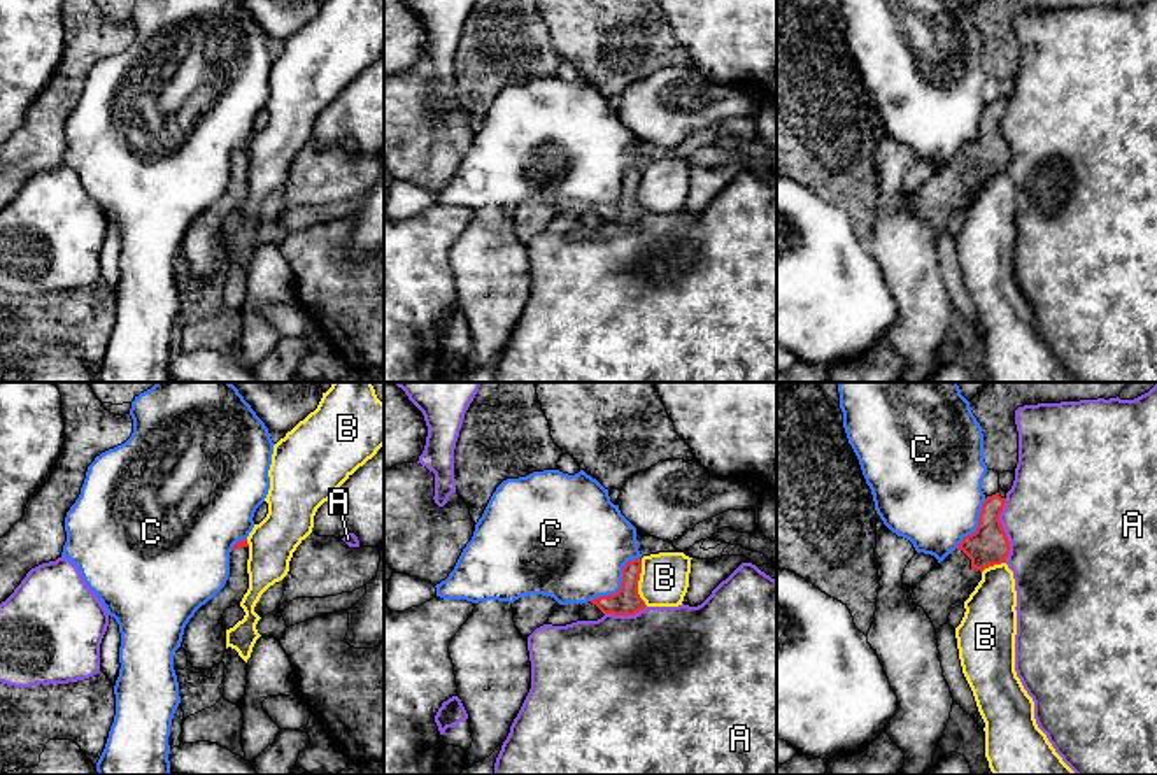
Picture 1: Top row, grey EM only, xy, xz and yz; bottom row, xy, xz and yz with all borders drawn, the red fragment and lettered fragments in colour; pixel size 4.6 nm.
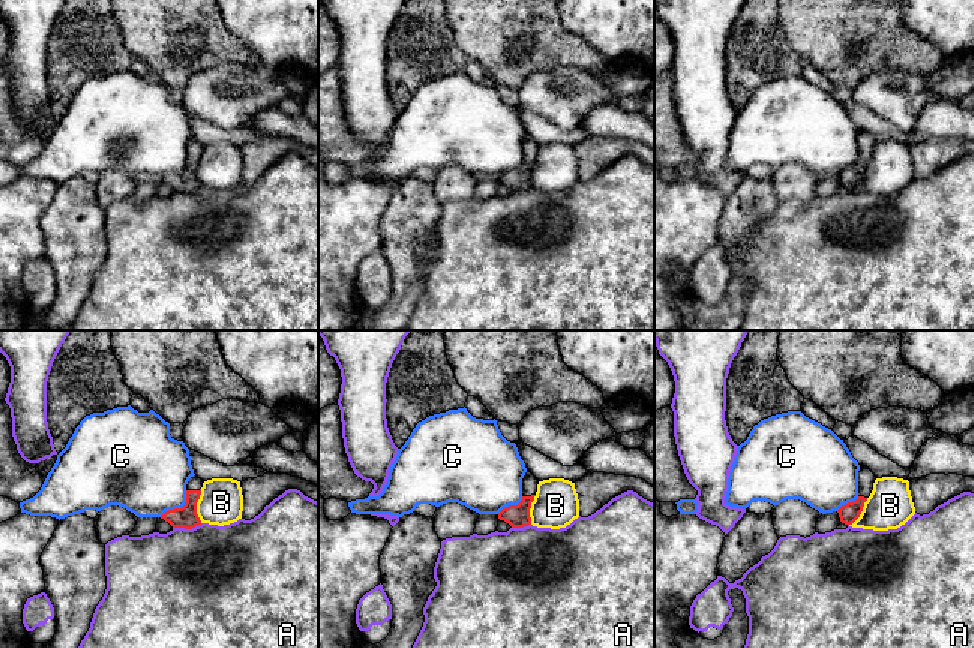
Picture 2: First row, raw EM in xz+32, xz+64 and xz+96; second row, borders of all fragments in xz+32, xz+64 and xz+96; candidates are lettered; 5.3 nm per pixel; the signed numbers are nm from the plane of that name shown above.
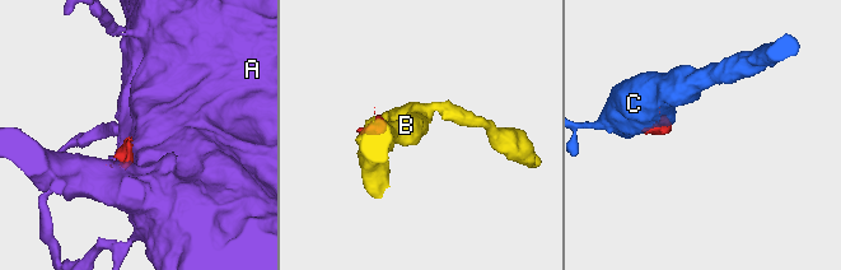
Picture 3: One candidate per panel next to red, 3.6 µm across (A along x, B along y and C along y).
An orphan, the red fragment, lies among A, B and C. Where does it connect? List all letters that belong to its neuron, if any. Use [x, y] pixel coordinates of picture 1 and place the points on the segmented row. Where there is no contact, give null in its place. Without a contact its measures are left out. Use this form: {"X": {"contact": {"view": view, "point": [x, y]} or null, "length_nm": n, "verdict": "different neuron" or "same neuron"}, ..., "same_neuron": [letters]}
{"A": {"contact": {"view": "yz", "point": [1003, 530]}, "length_nm": 300, "verdict": "different neuron"}, "B": {"contact": {"view": "xz", "point": [637, 583]}, "length_nm": 220, "verdict": "different neuron"}, "C": {"contact": {"view": "xz", "point": [621, 584]}, "length_nm": 300, "verdict": "different neuron"}, "same_neuron": []}

